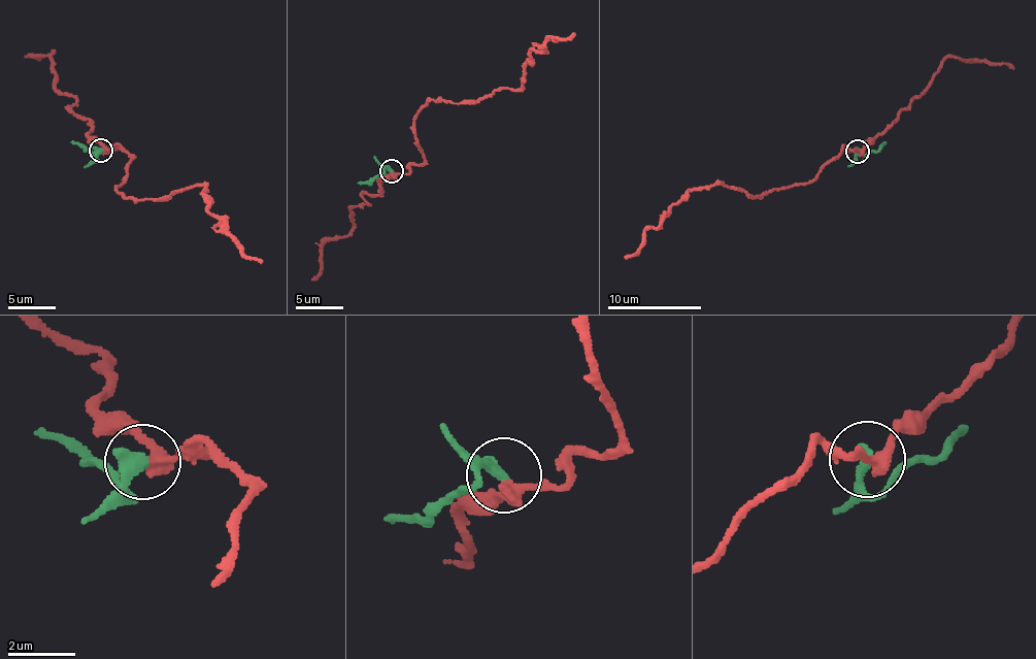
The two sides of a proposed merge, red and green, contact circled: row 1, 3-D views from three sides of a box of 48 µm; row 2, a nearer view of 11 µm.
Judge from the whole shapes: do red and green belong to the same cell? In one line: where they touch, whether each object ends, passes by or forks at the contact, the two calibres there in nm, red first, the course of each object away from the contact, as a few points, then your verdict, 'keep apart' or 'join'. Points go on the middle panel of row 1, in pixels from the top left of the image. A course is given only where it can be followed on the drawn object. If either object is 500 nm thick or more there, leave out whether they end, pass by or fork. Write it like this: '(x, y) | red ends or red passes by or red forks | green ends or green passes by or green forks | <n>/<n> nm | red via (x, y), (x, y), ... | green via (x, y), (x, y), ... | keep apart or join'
(391, 170) | red passes by | green ends | 320/420 nm | red via (391, 172), (424, 162), (415, 120), (431, 99), (473, 103), (519, 89), (532, 48), (573, 33) | green via (391, 170), (386, 168), (359, 183) | keep apart

